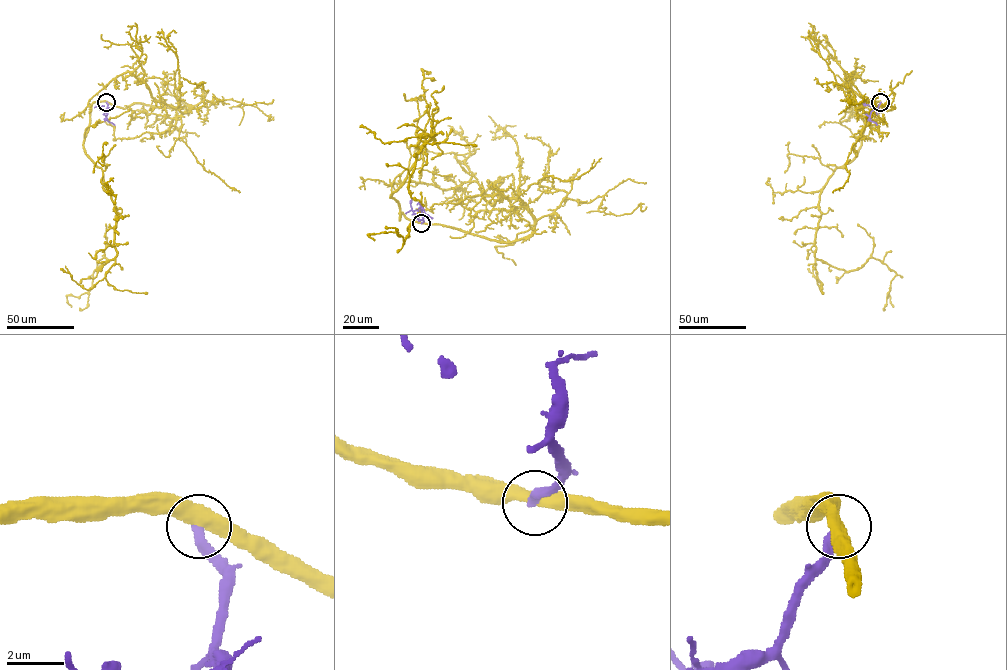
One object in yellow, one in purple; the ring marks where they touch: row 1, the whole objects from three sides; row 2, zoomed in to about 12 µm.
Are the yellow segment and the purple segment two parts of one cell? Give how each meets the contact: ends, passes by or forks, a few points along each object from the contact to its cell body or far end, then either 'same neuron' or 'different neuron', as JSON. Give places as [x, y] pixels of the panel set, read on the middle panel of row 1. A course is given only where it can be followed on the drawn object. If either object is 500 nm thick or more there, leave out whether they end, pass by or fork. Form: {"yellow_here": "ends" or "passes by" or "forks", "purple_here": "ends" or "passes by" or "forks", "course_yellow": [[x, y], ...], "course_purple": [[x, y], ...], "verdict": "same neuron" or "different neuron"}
{"yellow_here": "passes by", "purple_here": "ends", "course_yellow": [[421, 223], [399, 219], [390, 196], [435, 134], [410, 177], [422, 206], [403, 244], [395, 232], [374, 240]], "course_purple": [[421, 223], [422, 208], [433, 218]], "verdict": "different neuron"}

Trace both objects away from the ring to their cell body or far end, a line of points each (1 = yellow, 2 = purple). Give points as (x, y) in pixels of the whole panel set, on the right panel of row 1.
1: (880, 102), (857, 154), (820, 194), (814, 255), (846, 271), (881, 261), (896, 274), (887, 293), (893, 307)
2: (880, 102), (871, 112), (869, 119), (877, 125)

